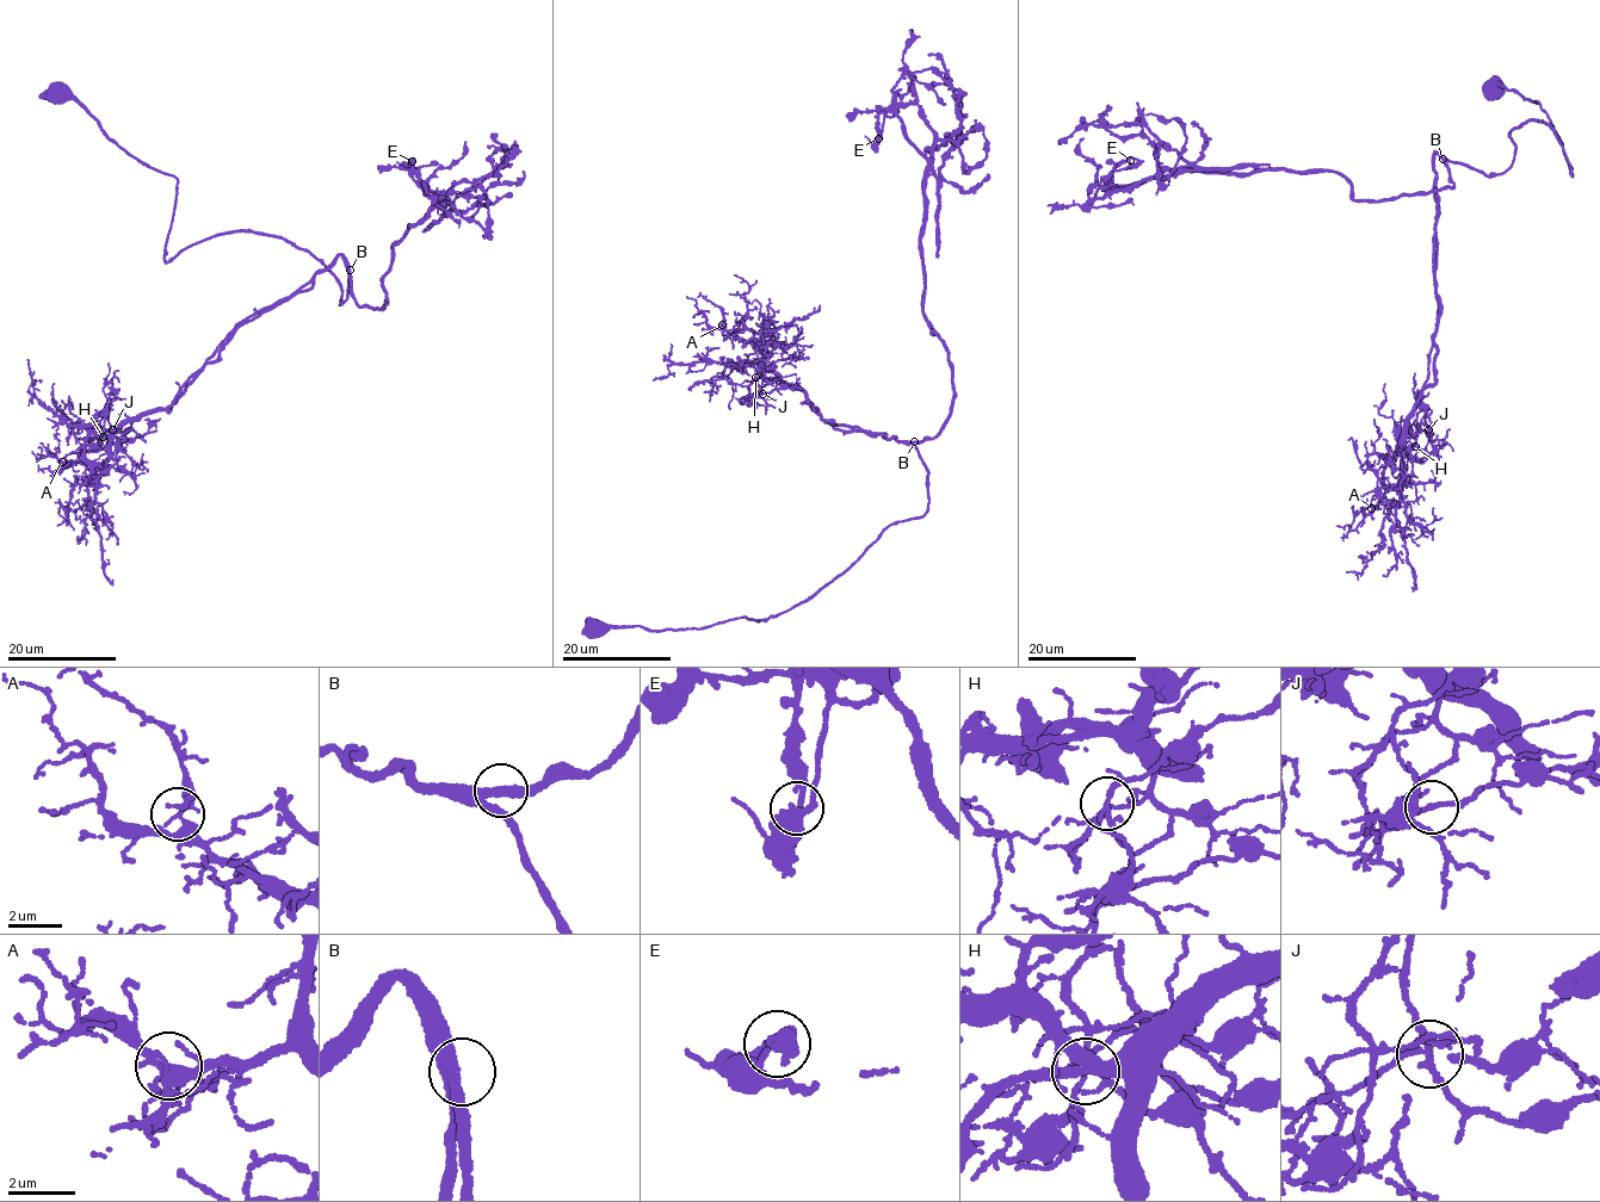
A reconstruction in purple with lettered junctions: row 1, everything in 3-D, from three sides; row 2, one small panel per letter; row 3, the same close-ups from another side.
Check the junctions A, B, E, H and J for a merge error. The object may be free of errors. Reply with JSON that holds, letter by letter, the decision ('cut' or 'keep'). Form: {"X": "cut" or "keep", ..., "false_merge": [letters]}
{"A": "keep", "B": "keep", "E": "cut", "H": "keep", "J": "keep", "false_merge": ["E"]}

